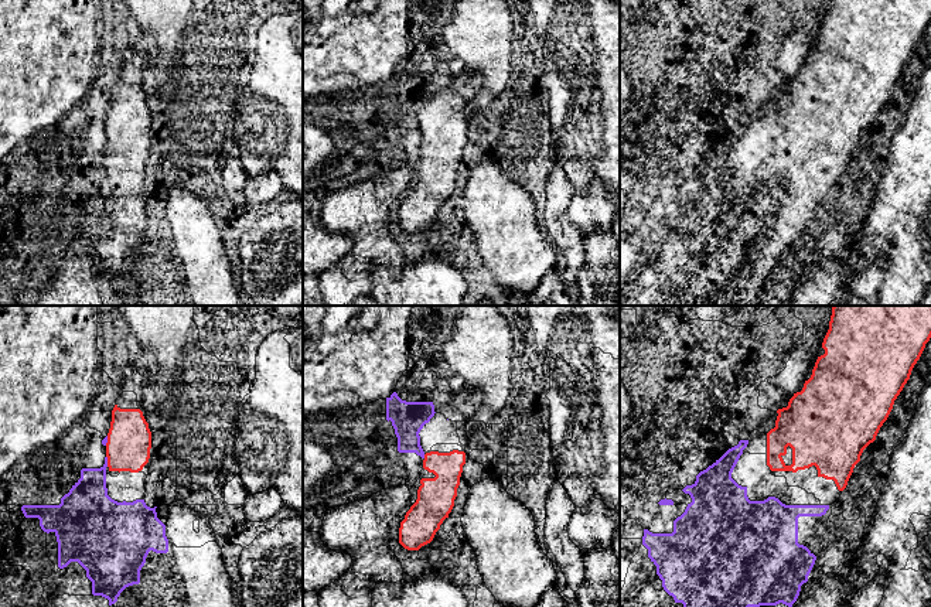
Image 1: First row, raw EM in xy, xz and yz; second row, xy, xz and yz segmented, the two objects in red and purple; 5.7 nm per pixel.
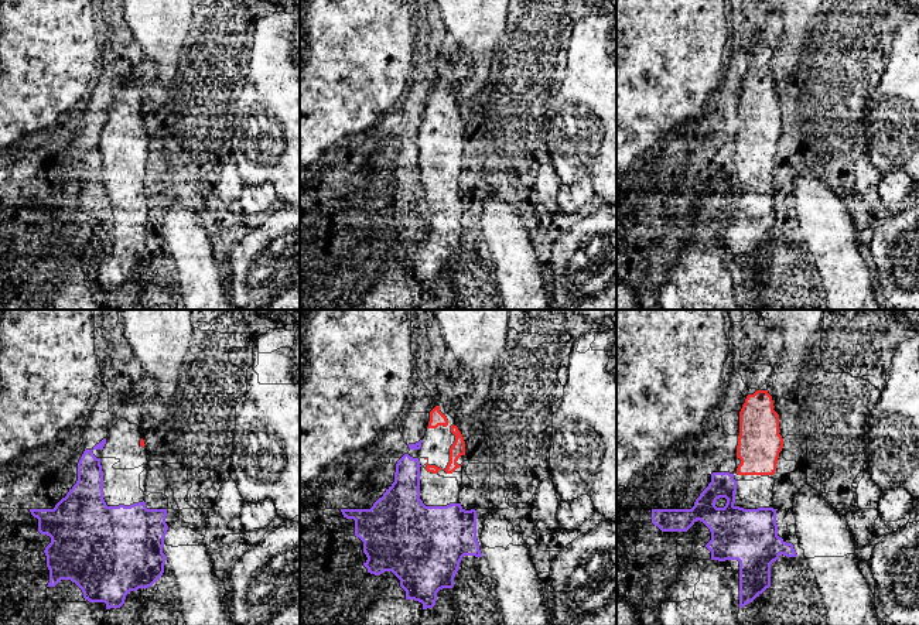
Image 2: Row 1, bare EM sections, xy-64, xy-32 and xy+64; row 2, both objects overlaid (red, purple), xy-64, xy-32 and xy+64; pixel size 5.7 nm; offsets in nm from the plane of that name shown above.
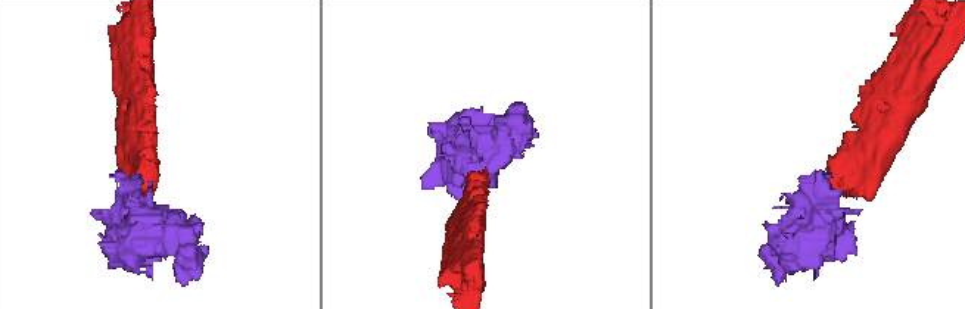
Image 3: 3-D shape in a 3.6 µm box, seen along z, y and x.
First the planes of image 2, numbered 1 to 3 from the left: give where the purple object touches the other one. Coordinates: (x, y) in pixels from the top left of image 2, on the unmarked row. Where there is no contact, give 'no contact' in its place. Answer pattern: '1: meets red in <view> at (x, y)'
1: no contact
2: no contact
3: no contact

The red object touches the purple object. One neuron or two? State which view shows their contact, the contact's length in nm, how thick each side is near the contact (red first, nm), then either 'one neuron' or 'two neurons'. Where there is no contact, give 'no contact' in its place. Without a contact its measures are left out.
meets red in xy; contact 60 nm long; 260 nm thick on the red side, 240 nm on the other; one neuron

